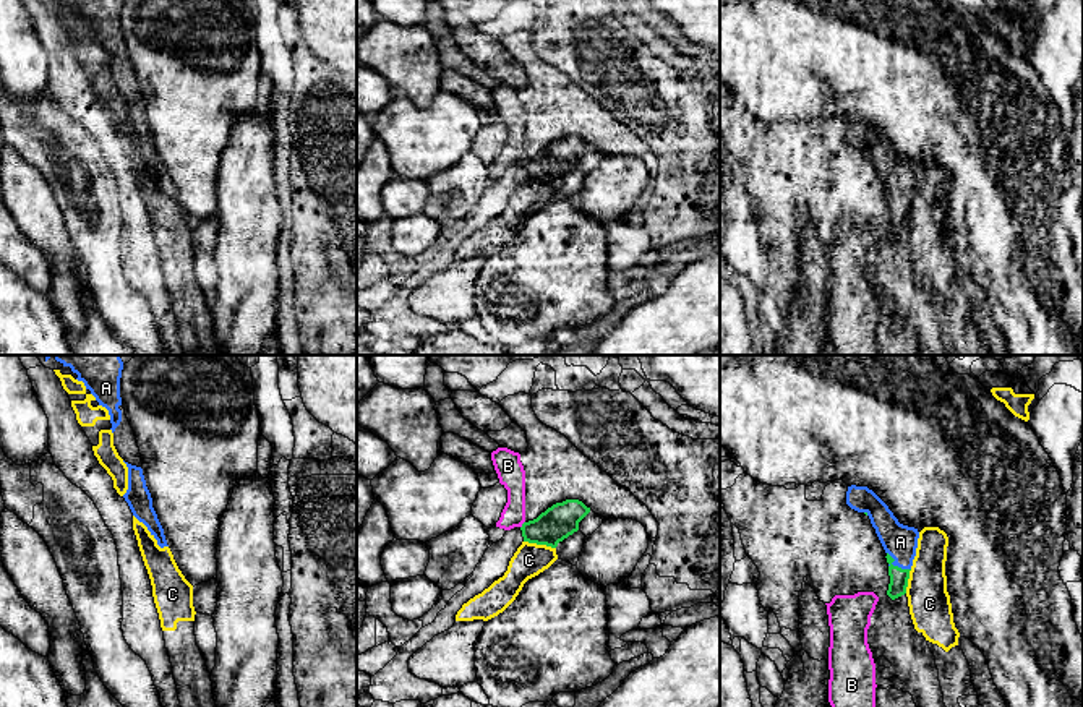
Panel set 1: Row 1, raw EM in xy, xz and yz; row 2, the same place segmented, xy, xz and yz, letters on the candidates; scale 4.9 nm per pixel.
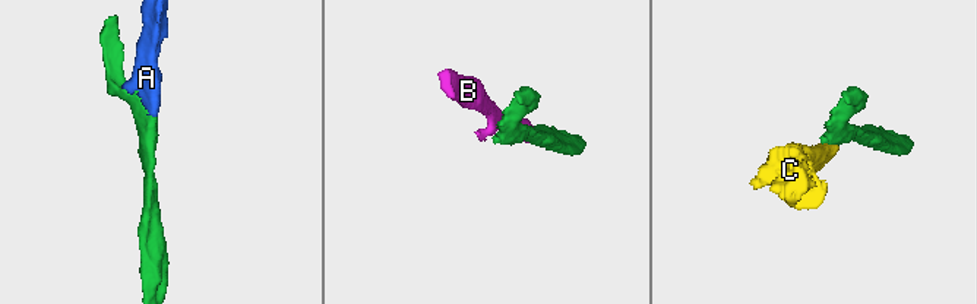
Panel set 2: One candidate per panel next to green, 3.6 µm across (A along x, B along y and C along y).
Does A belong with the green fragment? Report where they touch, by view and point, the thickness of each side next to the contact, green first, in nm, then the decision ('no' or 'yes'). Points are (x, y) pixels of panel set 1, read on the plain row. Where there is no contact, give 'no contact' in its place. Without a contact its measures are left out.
yz (895, 203) | 100/170 nm | yes

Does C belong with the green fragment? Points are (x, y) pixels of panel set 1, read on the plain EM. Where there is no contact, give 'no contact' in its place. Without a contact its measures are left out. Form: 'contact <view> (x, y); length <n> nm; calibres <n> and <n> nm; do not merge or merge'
contact xz (540, 180); length 170 nm; calibres 170 and 160 nm; do not merge

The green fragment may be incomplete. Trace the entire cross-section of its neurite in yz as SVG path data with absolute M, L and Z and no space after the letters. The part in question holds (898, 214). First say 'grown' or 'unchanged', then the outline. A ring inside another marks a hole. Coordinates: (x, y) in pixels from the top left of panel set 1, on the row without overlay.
grown | M848 123L846 141L871 156L887 190L890 212L887 232L892 237L905 232L918 185L918 165L900 161L888 143L867 123Z

